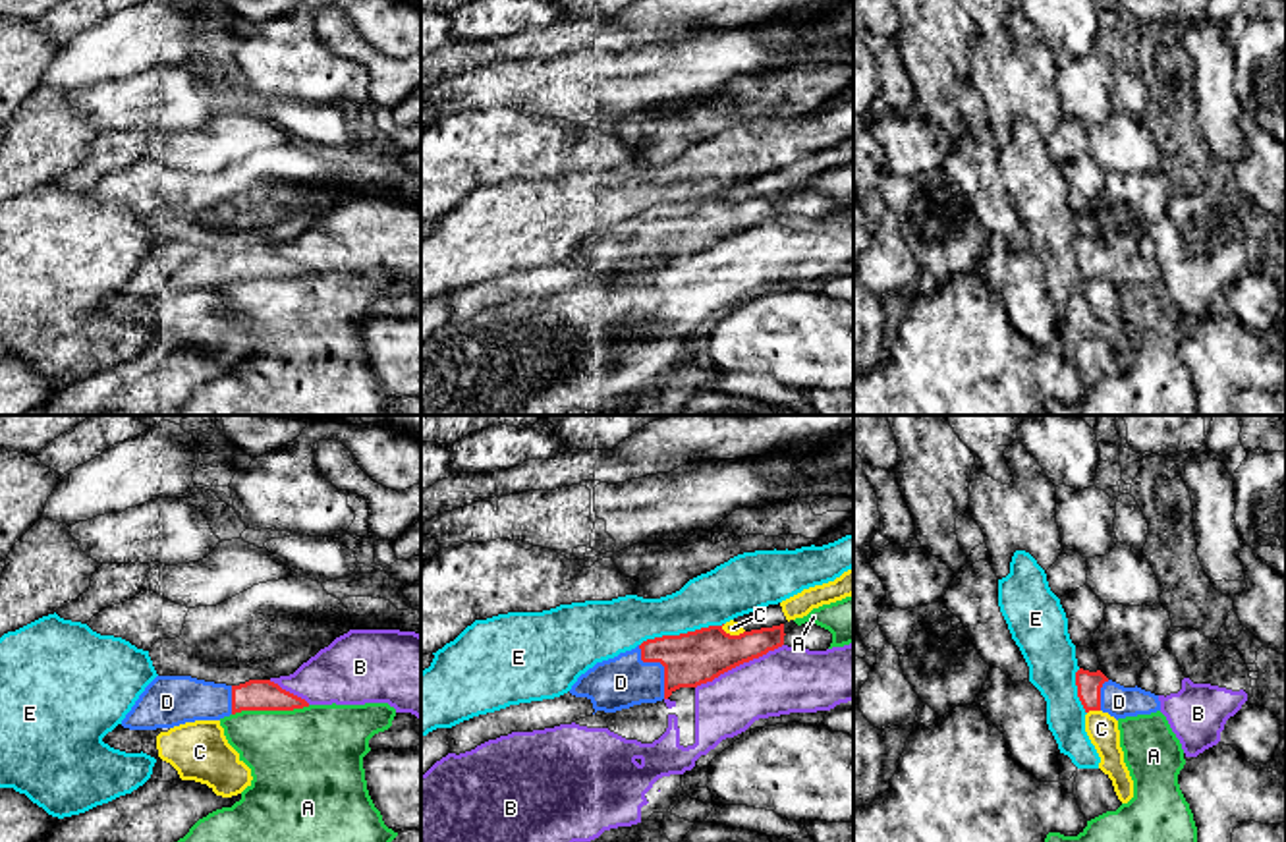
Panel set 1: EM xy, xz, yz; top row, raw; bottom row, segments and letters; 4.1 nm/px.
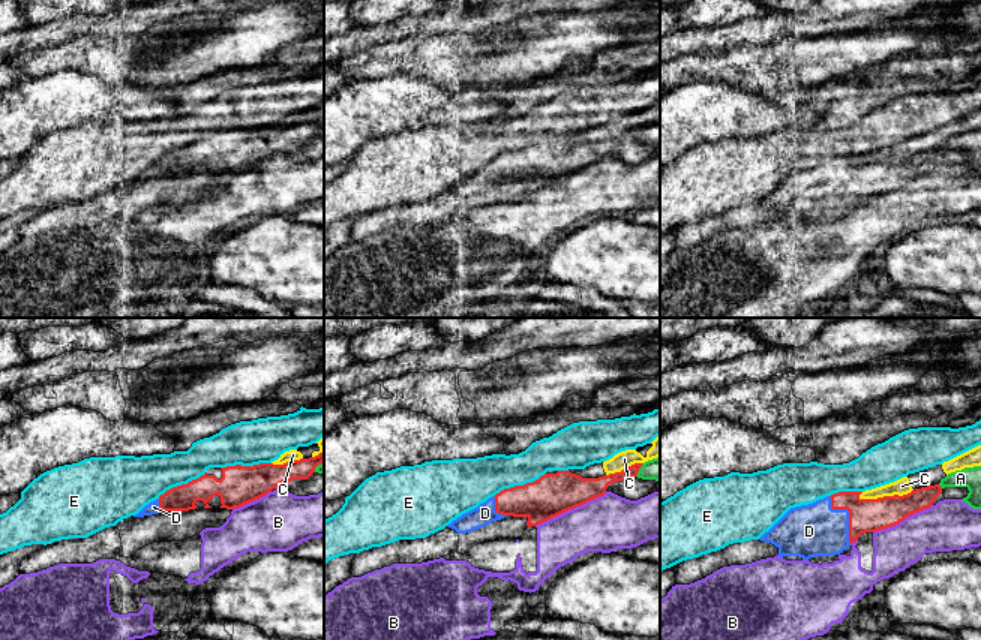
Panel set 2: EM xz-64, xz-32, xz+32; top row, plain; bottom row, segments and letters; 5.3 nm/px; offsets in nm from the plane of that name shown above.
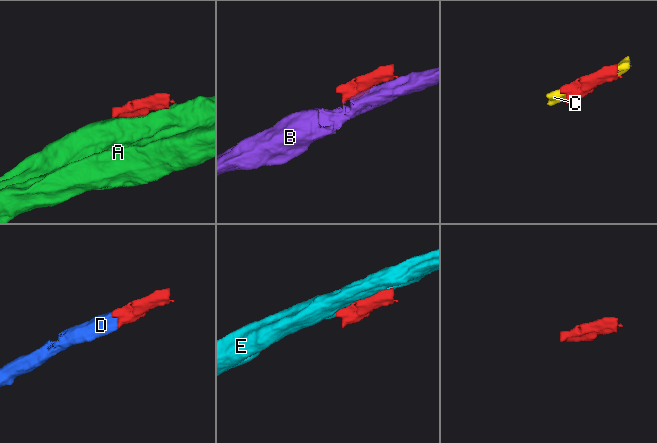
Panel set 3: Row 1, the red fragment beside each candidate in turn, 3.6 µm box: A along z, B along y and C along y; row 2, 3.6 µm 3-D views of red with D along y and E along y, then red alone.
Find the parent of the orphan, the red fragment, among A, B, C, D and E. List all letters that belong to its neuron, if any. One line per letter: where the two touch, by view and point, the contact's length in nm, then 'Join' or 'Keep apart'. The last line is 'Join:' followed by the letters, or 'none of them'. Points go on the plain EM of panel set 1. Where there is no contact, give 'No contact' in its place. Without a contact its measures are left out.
A: Touches red at xy (271, 277). Shared border 340 nm. Keep apart
B: Touches red at xz (738, 232). Shared border 420 nm. Keep apart
C: Touches red at xz (732, 203). Shared border 110 nm. Keep apart
D: Touches red at xz (661, 230). Shared border 260 nm. Join
E: Touches red at xz (680, 201). Shared border 360 nm. Keep apart
Join: D

